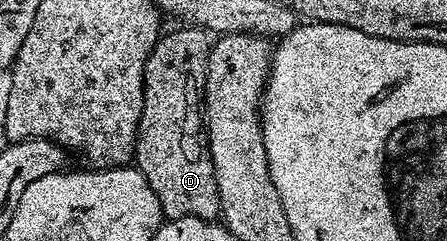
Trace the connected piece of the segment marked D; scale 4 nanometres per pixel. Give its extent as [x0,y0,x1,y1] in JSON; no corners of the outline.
[135,27,221,222]

